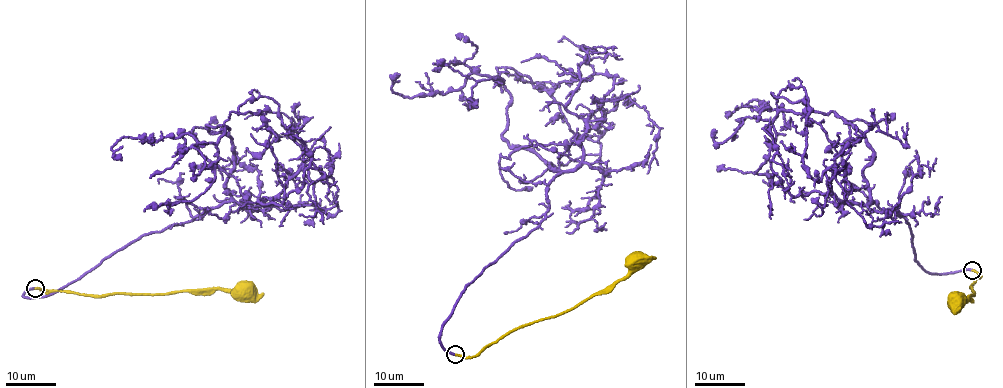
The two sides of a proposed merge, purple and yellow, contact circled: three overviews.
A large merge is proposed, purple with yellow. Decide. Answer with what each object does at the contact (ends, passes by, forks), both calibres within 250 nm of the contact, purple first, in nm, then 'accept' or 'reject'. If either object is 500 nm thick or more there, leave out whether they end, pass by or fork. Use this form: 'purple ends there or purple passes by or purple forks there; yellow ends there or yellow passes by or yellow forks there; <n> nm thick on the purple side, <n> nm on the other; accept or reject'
purple ends there; yellow ends there; 240 nm thick on the purple side, 220 nm on the other; accept

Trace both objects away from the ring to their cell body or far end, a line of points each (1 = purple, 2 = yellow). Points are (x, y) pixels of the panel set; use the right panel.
1: (972, 270), (927, 272), (905, 218), (871, 200), (872, 147), (833, 112), (770, 122), (756, 99), (726, 115)
2: (972, 270), (981, 275), (969, 286), (975, 295), (965, 300), (961, 297), (958, 300)

